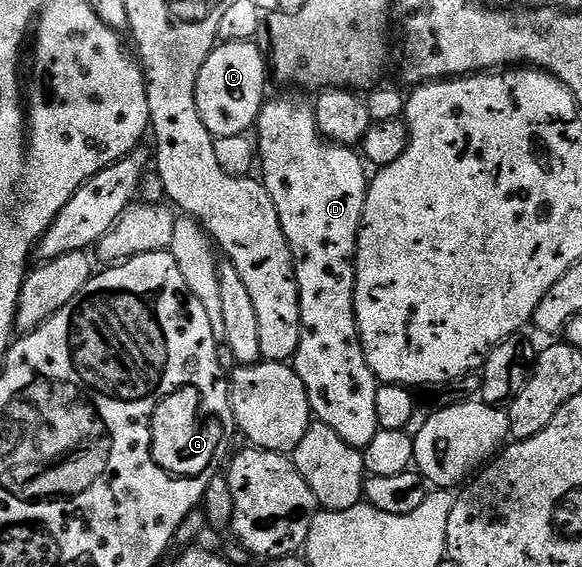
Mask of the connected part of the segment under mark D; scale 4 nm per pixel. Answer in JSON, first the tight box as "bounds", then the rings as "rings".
{"bounds":[256,98,380,451],"rings":[[[272,98],[263,105],[262,110],[258,113],[256,154],[260,159],[260,170],[262,166],[263,175],[261,174],[260,181],[266,187],[268,196],[272,196],[272,204],[276,204],[276,212],[280,216],[280,228],[284,232],[284,236],[288,240],[288,248],[292,252],[296,284],[300,292],[300,344],[294,353],[292,365],[300,376],[300,380],[304,380],[304,388],[308,392],[308,400],[310,401],[311,415],[328,428],[332,428],[332,432],[336,432],[336,436],[340,436],[340,440],[344,440],[349,446],[355,446],[358,450],[363,451],[368,444],[372,444],[372,436],[376,436],[376,432],[379,430],[376,420],[376,392],[380,385],[378,377],[372,372],[372,368],[368,368],[368,360],[364,356],[364,348],[360,344],[360,332],[354,311],[354,257],[358,255],[358,229],[362,226],[362,213],[366,203],[366,187],[368,185],[366,170],[368,171],[368,166],[360,157],[357,149],[340,146],[323,138],[314,119],[313,109],[307,103],[305,106],[302,102],[289,102],[286,98]]]}

